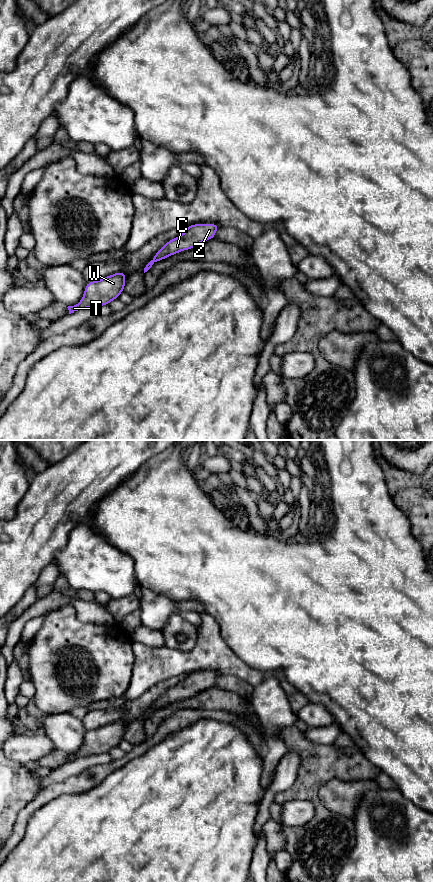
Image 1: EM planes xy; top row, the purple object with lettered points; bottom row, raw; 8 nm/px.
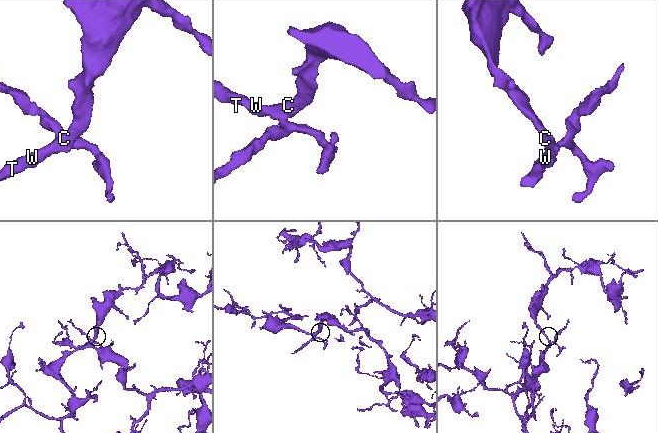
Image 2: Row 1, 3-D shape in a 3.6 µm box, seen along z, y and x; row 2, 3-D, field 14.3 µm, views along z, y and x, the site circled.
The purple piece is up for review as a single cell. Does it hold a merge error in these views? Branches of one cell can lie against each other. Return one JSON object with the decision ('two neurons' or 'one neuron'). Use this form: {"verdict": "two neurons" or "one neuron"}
{"verdict": "one neuron"}

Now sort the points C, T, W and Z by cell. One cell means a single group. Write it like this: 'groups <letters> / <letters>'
groups C T W Z

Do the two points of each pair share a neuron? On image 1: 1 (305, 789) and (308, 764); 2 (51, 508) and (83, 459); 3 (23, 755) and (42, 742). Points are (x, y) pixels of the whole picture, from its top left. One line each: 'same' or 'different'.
1: same
2: same
3: same

